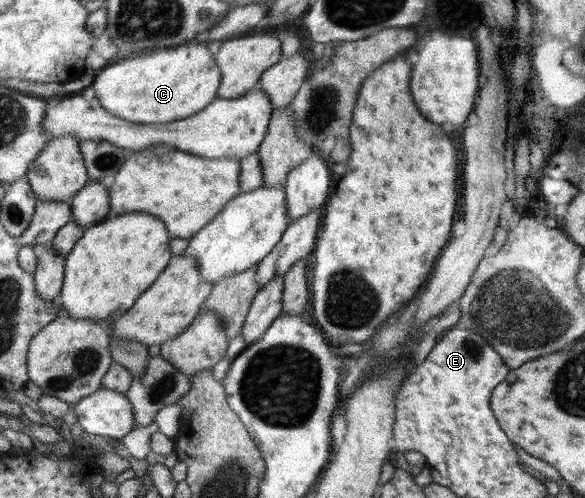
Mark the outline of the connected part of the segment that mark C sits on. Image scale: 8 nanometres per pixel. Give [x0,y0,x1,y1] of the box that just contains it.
[92,40,221,125]

